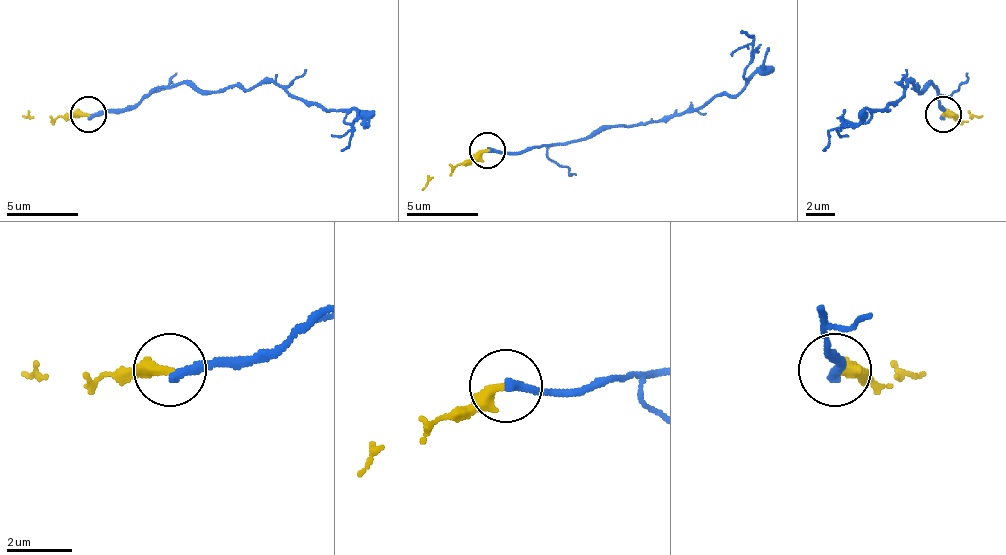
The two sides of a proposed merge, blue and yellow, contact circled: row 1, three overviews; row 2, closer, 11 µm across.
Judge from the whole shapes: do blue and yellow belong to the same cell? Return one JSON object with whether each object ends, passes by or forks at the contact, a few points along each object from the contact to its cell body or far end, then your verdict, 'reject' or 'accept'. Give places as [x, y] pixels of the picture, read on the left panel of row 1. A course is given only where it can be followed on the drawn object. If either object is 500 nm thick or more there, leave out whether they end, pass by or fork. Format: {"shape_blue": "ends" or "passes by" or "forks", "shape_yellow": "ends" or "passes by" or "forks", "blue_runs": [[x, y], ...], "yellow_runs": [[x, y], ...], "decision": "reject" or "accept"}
{"shape_blue": "ends", "shape_yellow": "ends", "blue_runs": [[87, 115], [130, 111], [177, 82], [213, 90], [274, 82], [325, 111], [343, 111], [350, 144], [339, 151]], "yellow_runs": [[87, 115], [65, 115], [51, 122], [22, 115]], "decision": "reject"}

